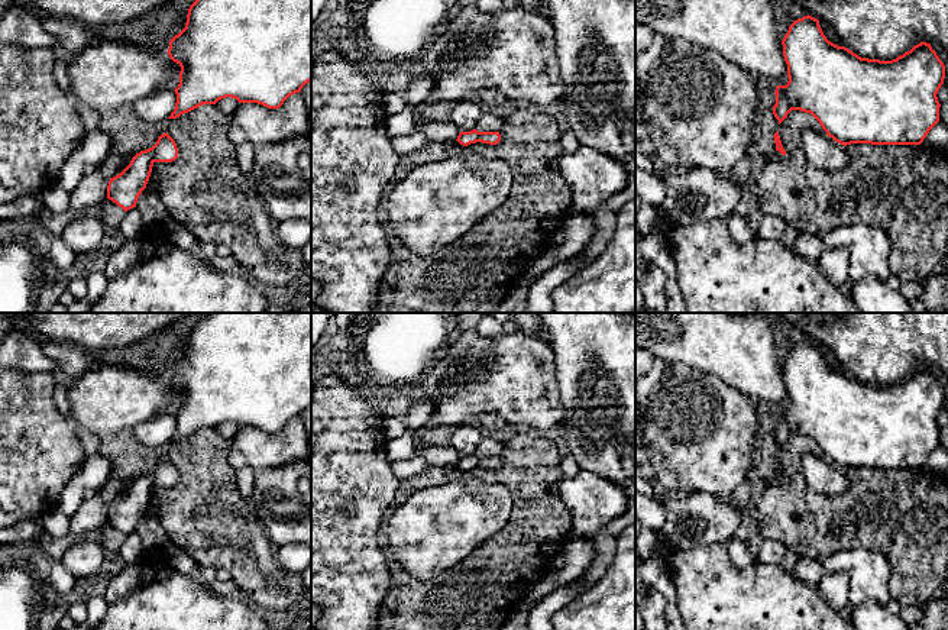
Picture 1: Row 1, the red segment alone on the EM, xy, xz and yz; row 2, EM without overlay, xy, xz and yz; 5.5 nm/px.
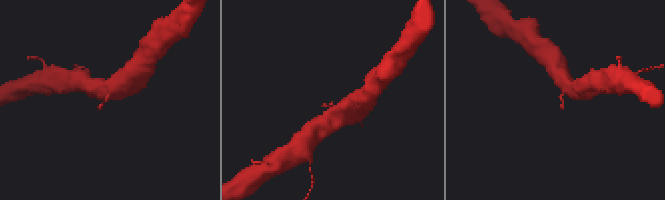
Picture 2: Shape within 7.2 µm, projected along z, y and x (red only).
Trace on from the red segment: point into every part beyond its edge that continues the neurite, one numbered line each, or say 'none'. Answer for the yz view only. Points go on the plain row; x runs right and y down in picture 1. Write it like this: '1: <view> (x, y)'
none

